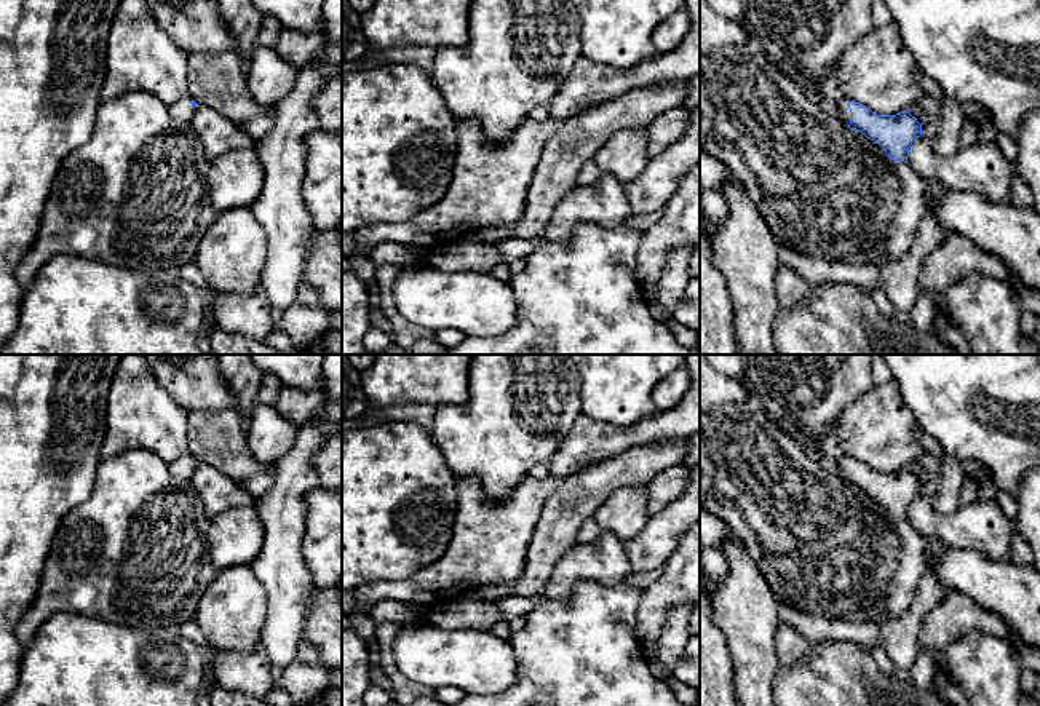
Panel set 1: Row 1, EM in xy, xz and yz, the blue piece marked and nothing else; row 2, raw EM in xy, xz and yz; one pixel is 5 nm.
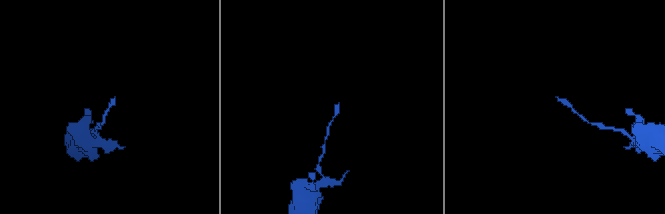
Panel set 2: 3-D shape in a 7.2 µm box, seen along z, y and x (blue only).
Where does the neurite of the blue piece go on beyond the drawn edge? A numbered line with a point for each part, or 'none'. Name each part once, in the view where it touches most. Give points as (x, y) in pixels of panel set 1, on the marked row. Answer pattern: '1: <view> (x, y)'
1: yz (841, 107)

